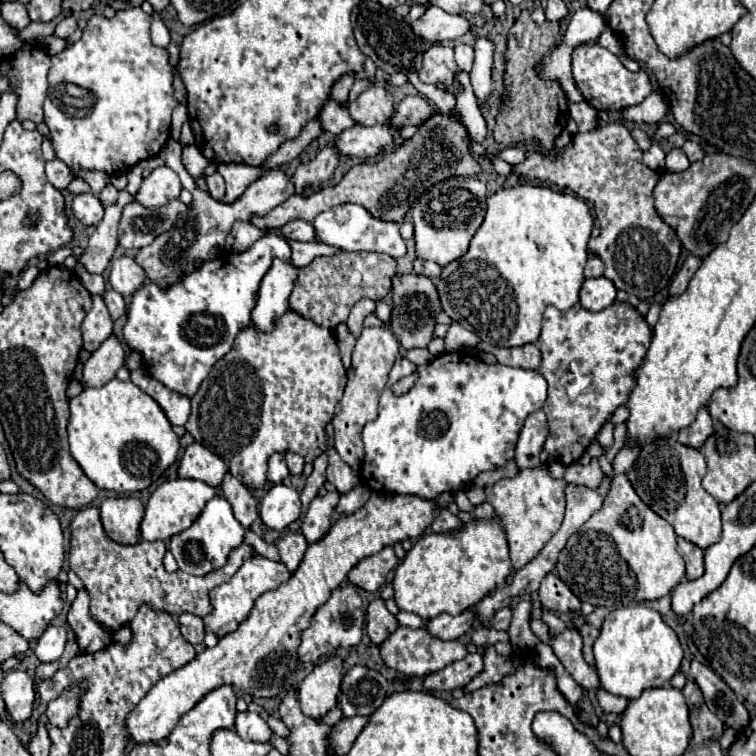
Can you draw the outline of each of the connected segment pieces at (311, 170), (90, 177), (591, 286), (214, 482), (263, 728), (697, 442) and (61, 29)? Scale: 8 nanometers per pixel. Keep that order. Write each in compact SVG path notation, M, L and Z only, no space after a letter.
M324 146L322 150L318 150L318 154L312 162L300 164L292 176L294 186L296 186L296 194L306 196L310 192L316 192L320 188L320 184L326 184L334 172L334 168L338 166L338 160L340 160L338 148Z
M76 170L76 176L86 180L90 184L90 188L92 188L92 194L96 194L96 196L110 182L110 178L104 172L96 172L96 170Z
M600 276L600 278L586 278L582 282L582 290L580 290L580 304L590 310L590 312L598 312L608 308L612 302L616 300L616 288L614 284Z
M194 442L186 448L180 468L178 468L178 476L180 478L192 478L192 480L200 480L206 482L208 486L218 488L224 480L224 476L228 474L228 464L212 454L208 448L204 448L202 444Z
M238 712L236 732L242 740L250 740L250 742L268 742L272 736L270 726L256 712Z
M702 408L696 416L696 420L688 426L688 428L682 428L678 432L678 442L682 442L684 446L694 446L694 448L702 448L704 442L708 440L708 436L714 434L714 424L712 424L712 418L708 414L706 408Z
M66 16L64 20L58 22L54 34L56 34L58 38L68 38L74 30L76 30L76 18L74 18L74 16Z

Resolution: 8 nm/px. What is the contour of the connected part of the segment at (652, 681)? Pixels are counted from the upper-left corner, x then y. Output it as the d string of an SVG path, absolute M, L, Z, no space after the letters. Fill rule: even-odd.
M644 604L624 606L610 612L604 620L598 640L594 642L596 672L600 684L618 696L628 700L638 698L646 688L666 686L668 680L678 672L682 662L682 646L674 628L670 628L658 610Z

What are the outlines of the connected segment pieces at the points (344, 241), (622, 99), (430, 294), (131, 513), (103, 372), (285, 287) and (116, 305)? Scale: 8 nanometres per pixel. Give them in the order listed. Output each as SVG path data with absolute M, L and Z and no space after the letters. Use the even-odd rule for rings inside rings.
M340 204L330 210L320 212L314 218L314 228L320 242L338 246L342 250L368 250L368 252L384 252L392 258L402 258L406 254L406 242L400 236L396 222L384 222L374 218L364 206L360 204Z
M596 42L580 44L572 52L572 74L574 74L576 86L582 92L582 96L596 110L624 110L628 106L640 104L652 92L650 80L644 70L628 72L618 62L618 58L614 58L614 54L610 54L606 48L602 48Z
M418 274L394 276L392 298L394 298L394 306L392 306L390 330L398 338L400 346L404 350L410 350L410 348L426 348L430 344L430 340L434 338L432 336L434 326L436 326L434 318L442 310L440 308L440 302L438 302L438 292L436 292L436 286L432 284L432 280L426 278L426 276L418 276Z
M134 496L106 498L100 504L100 518L104 532L118 544L136 544L138 526L144 514L144 504Z
M110 336L84 364L82 388L100 388L110 382L118 368L124 366L124 346L116 336Z
M274 258L272 268L262 280L258 302L252 310L252 324L264 332L270 332L274 322L288 310L288 298L294 288L298 268L292 260Z
M108 290L108 292L104 294L104 302L106 302L106 306L108 306L108 310L110 310L110 316L112 316L114 320L126 314L126 302L124 302L122 294L118 294L118 292L114 292L114 290Z

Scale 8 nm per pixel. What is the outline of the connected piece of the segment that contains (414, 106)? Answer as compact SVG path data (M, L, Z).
M406 96L396 114L392 116L392 122L394 126L406 126L406 124L414 124L414 126L420 126L424 124L428 118L432 118L436 114L434 106L424 98L424 96Z

